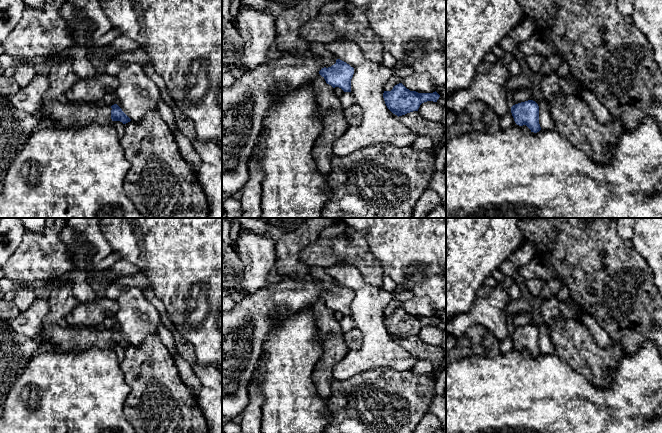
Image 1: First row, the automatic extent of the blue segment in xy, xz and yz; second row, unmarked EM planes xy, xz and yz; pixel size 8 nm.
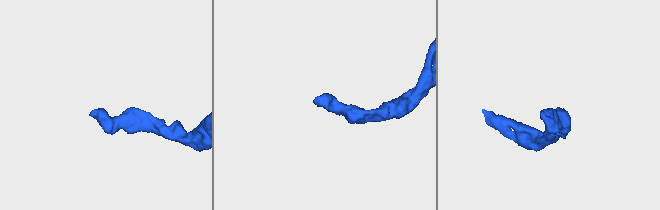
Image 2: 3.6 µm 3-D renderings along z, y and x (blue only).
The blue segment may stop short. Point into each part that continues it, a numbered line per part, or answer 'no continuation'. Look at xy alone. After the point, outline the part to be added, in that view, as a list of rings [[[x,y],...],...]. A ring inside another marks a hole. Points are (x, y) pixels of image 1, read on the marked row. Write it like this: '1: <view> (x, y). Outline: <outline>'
1: xy (57, 107). Outline: [[[64,57],[58,61],[51,63],[51,70],[48,75],[48,79],[50,82],[50,86],[48,90],[45,92],[42,98],[42,110],[41,116],[42,120],[48,120],[49,124],[43,125],[51,125],[55,123],[57,127],[67,128],[71,126],[86,126],[88,124],[97,123],[97,124],[109,124],[112,122],[111,119],[111,106],[105,106],[103,104],[93,104],[93,103],[75,103],[71,100],[69,91],[72,86],[79,80],[76,73],[73,71],[73,63],[71,57]]]

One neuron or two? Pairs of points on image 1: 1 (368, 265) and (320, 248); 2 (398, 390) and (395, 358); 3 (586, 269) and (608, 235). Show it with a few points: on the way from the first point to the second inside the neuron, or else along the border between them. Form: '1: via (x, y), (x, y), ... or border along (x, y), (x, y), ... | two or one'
1: via (356, 253), (353, 250), (332, 250) | one
2: border along (372, 369), (391, 367), (397, 370), (411, 370) | two
3: via (592, 261), (596, 248), (600, 243) | one

